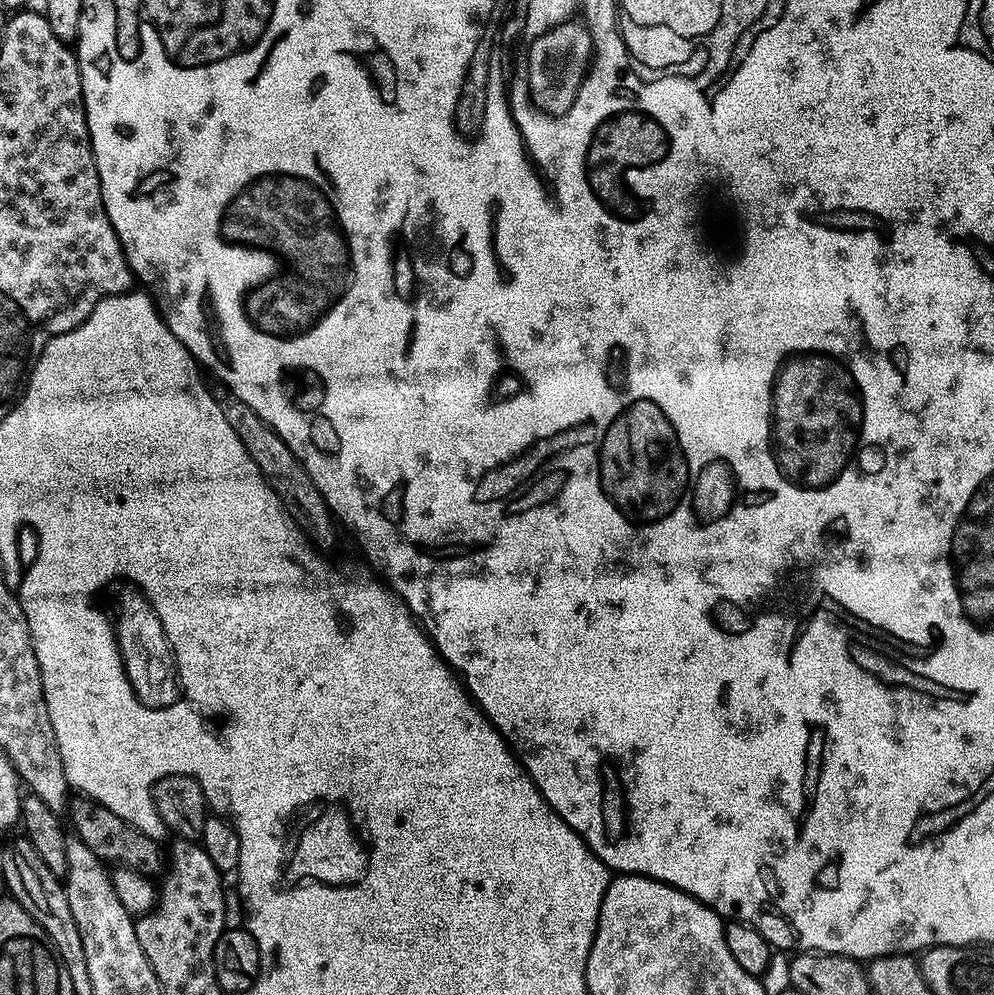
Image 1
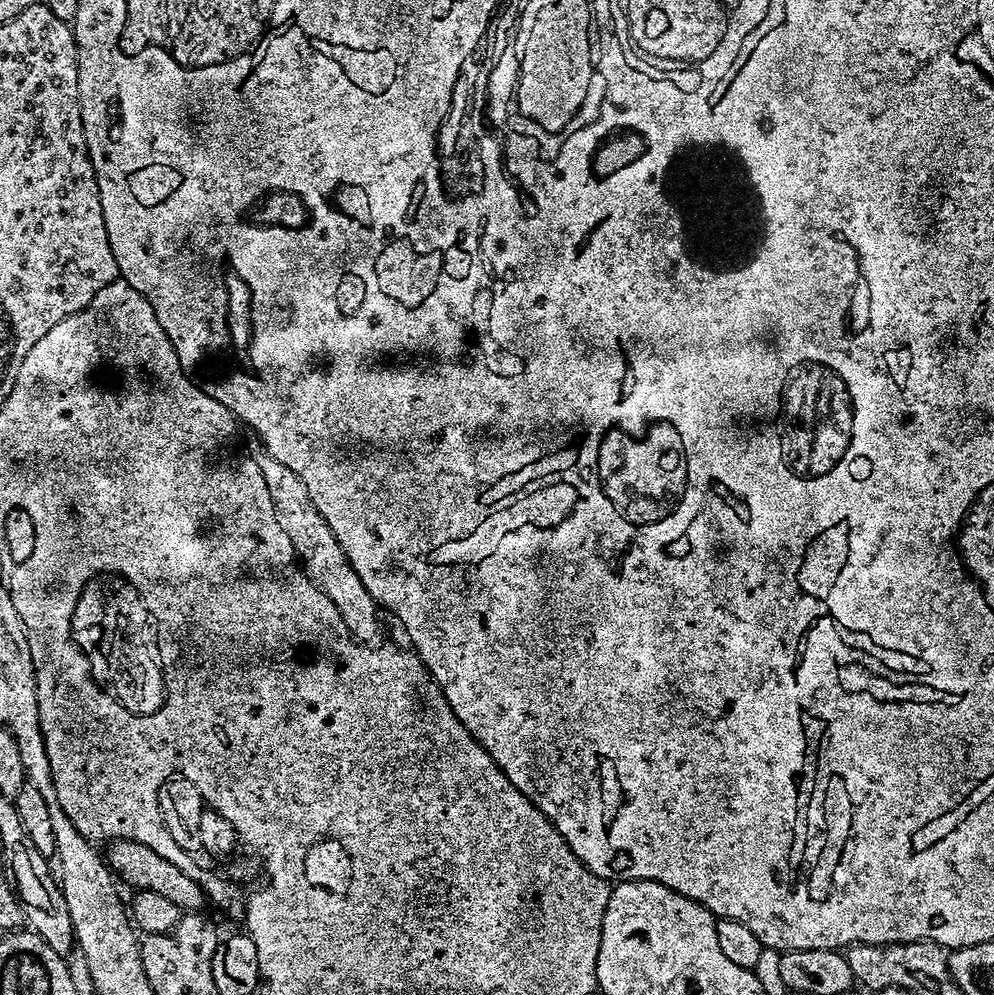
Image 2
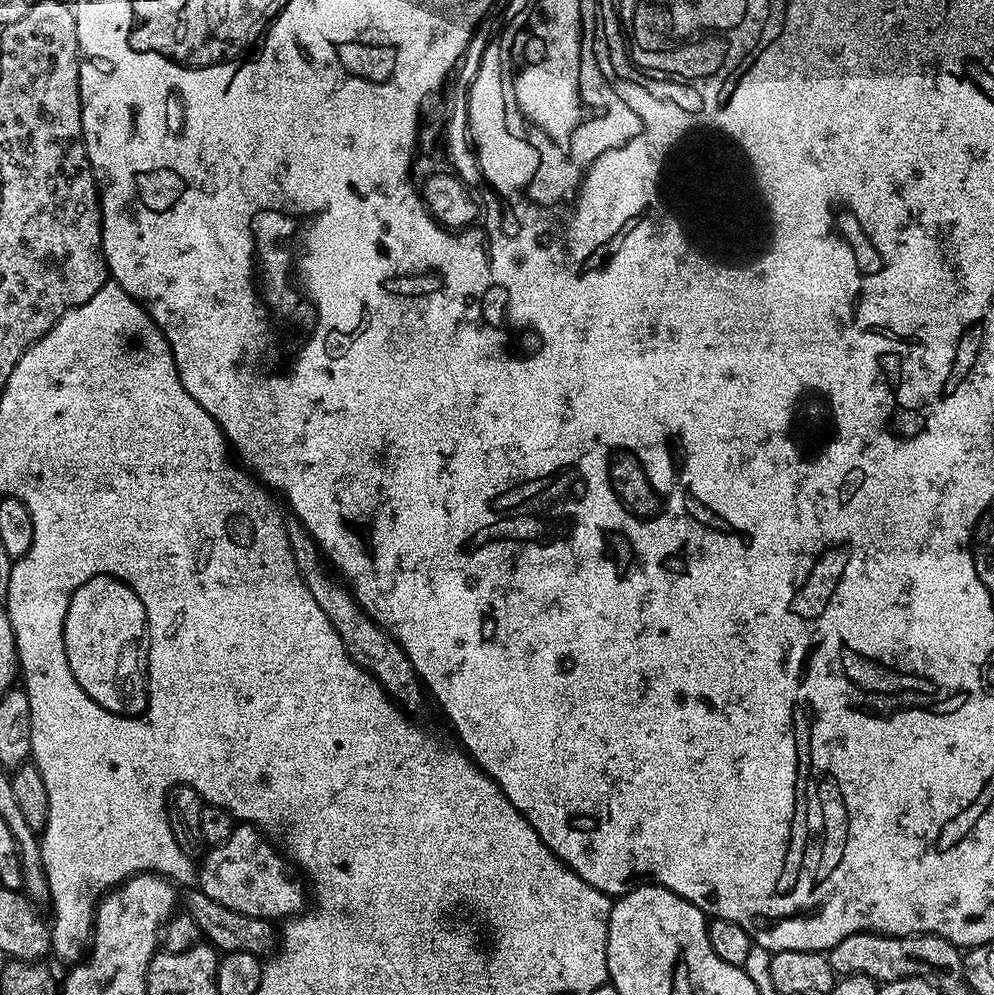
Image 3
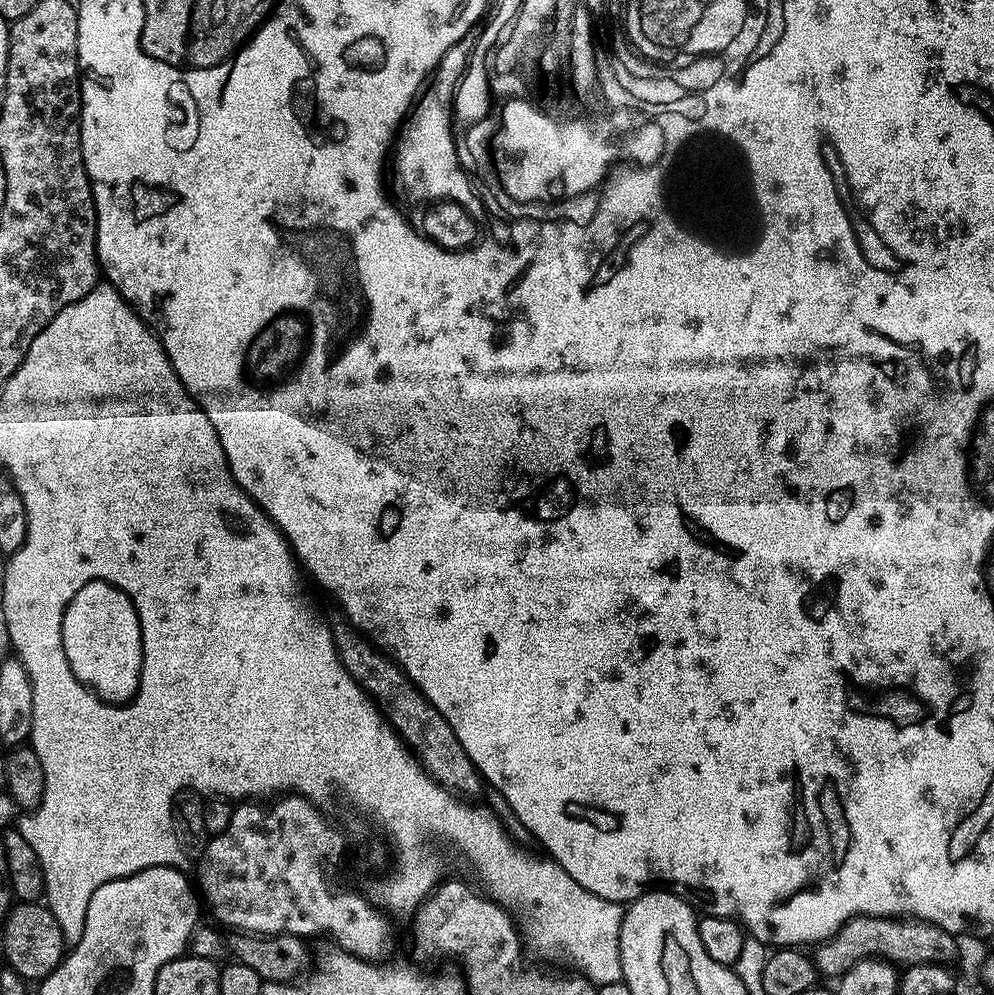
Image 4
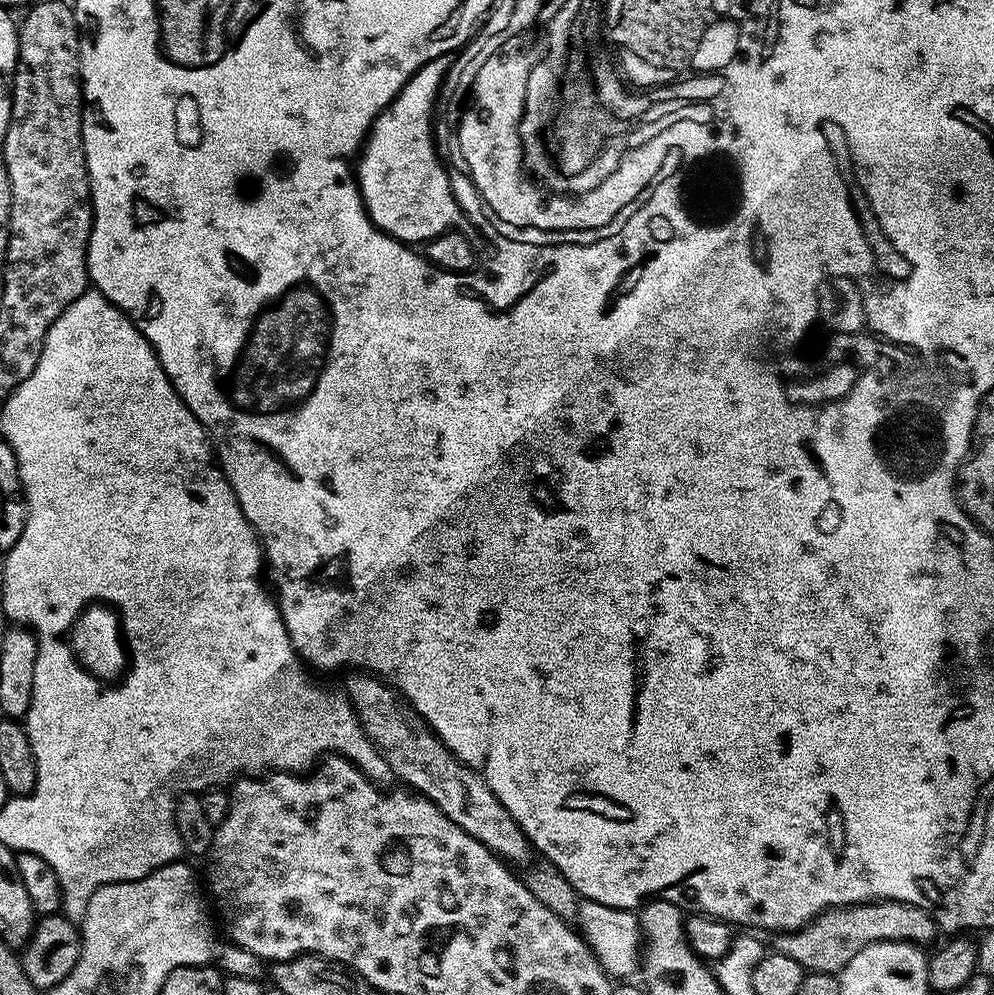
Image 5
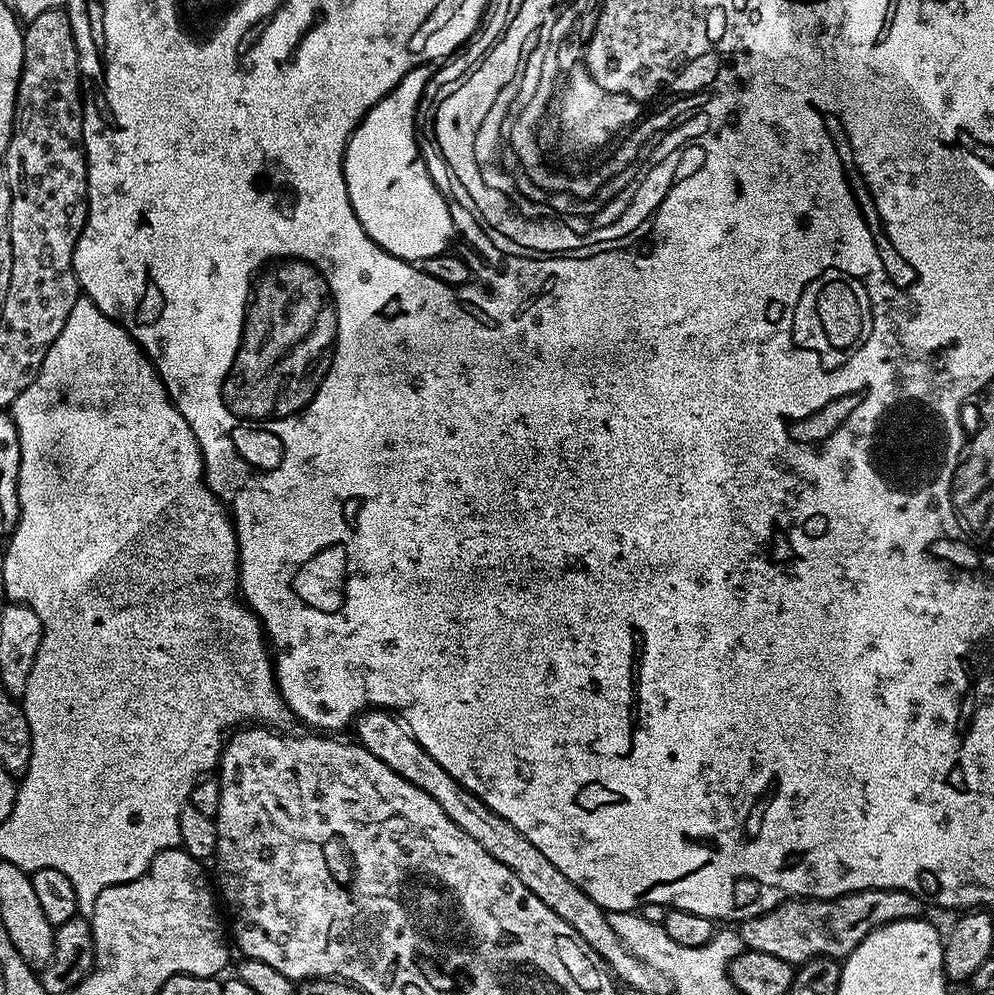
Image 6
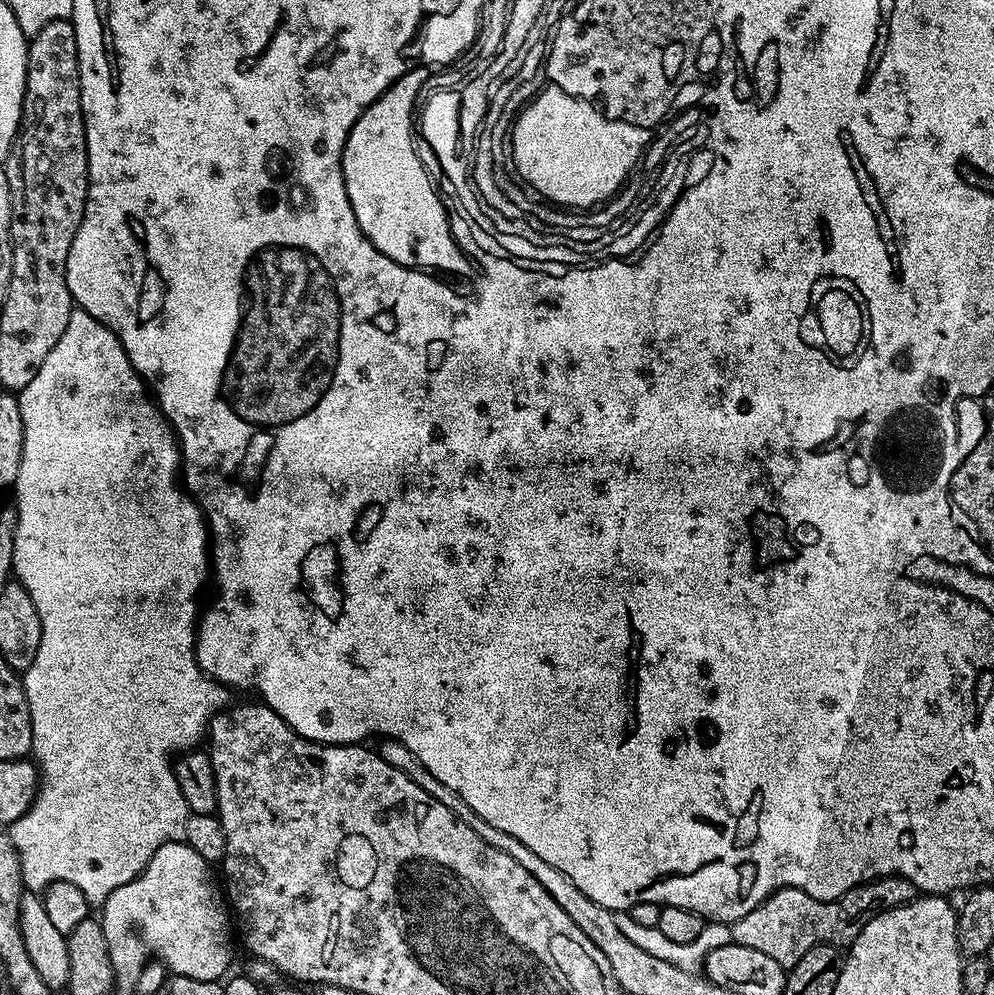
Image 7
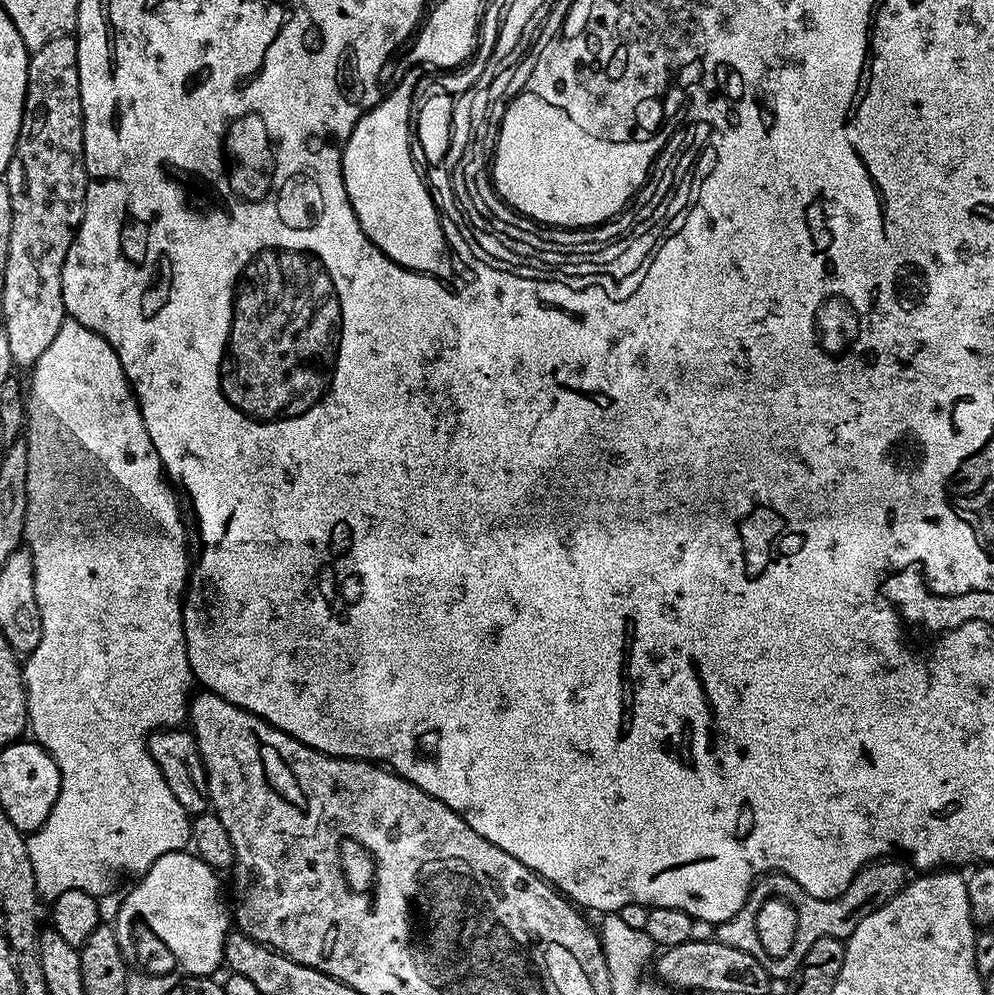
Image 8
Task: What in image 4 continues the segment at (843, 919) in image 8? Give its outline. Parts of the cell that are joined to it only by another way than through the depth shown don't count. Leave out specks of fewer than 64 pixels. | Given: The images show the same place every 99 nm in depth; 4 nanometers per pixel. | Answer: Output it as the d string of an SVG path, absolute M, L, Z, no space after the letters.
M856 916L815 949L814 963L821 977L842 978L858 962L879 958L896 966L943 964L956 956L957 937L925 920L891 916Z

